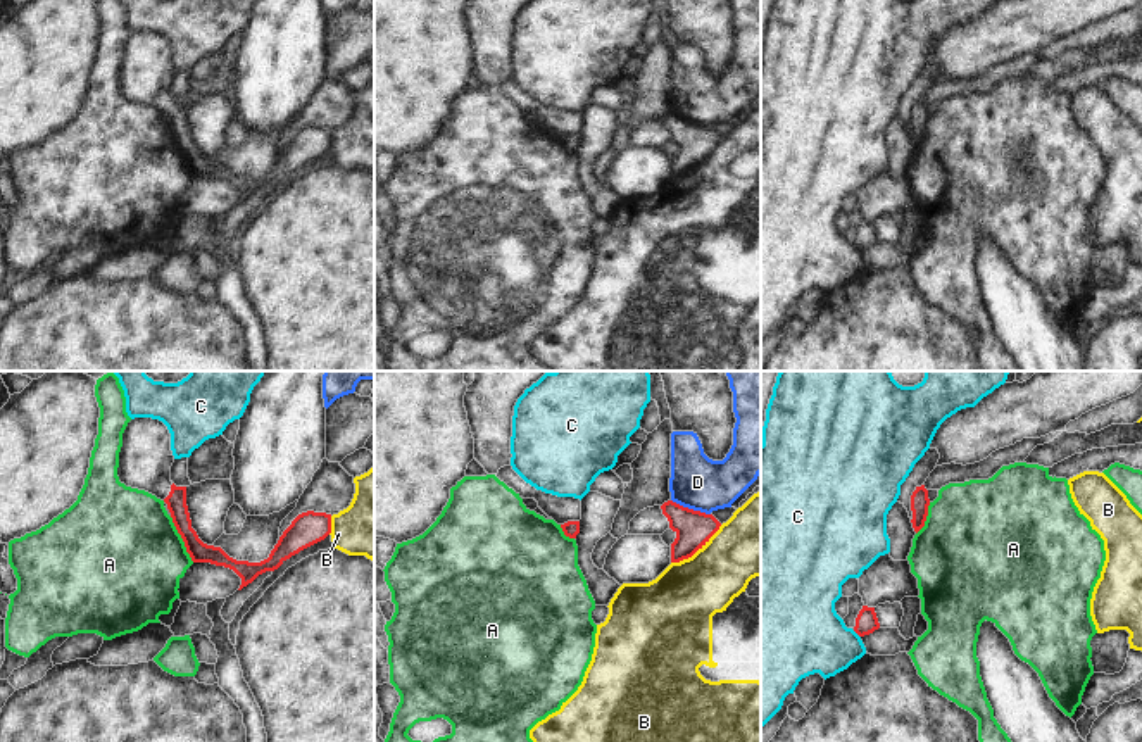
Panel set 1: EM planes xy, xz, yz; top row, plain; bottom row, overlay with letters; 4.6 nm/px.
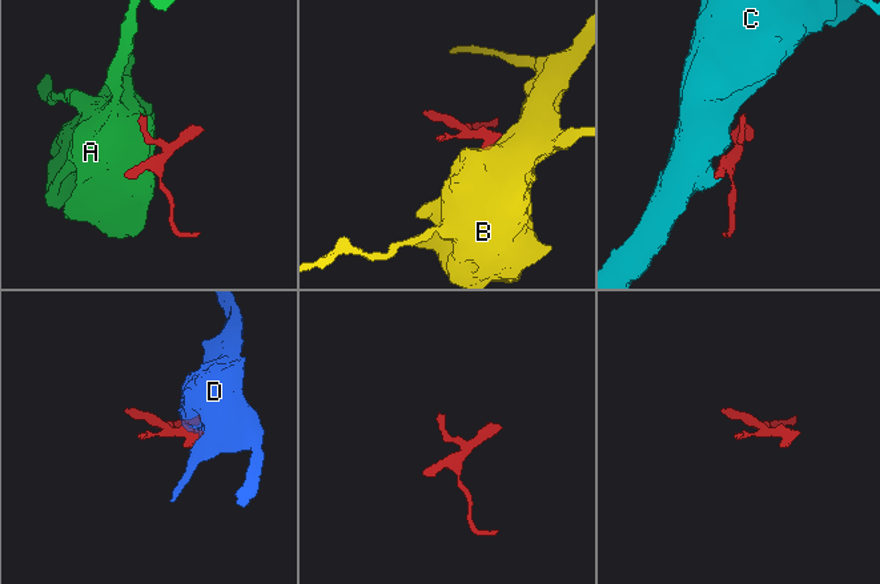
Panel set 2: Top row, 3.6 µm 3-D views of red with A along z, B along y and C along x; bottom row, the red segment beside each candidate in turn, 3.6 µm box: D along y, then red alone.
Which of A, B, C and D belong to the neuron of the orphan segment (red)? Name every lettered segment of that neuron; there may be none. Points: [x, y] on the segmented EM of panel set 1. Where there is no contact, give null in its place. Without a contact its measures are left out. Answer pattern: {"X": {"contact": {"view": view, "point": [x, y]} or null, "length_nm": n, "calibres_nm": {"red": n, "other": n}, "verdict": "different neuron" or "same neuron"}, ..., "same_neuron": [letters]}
{"A": {"contact": {"view": "xy", "point": [181, 537]}, "length_nm": 240, "calibres_nm": {"red": 100, "other": 480}, "verdict": "different neuron"}, "B": {"contact": {"view": "xz", "point": [696, 551]}, "length_nm": 300, "calibres_nm": {"red": 170, "other": 320}, "verdict": "different neuron"}, "C": {"contact": {"view": "yz", "point": [856, 632]}, "length_nm": 50, "calibres_nm": {"red": 110, "other": 380}, "verdict": "different neuron"}, "D": {"contact": {"view": "xz", "point": [690, 509]}, "length_nm": 200, "calibres_nm": {"red": 170, "other": 260}, "verdict": "different neuron"}, "same_neuron": []}

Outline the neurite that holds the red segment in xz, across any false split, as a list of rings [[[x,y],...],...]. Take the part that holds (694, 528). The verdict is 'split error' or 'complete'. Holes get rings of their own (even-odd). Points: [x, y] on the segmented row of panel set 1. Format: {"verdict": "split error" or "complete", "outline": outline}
{"verdict": "complete", "outline": [[[673,500],[664,502],[661,509],[676,533],[671,544],[671,563],[692,557],[721,526],[712,514],[683,507]]]}

